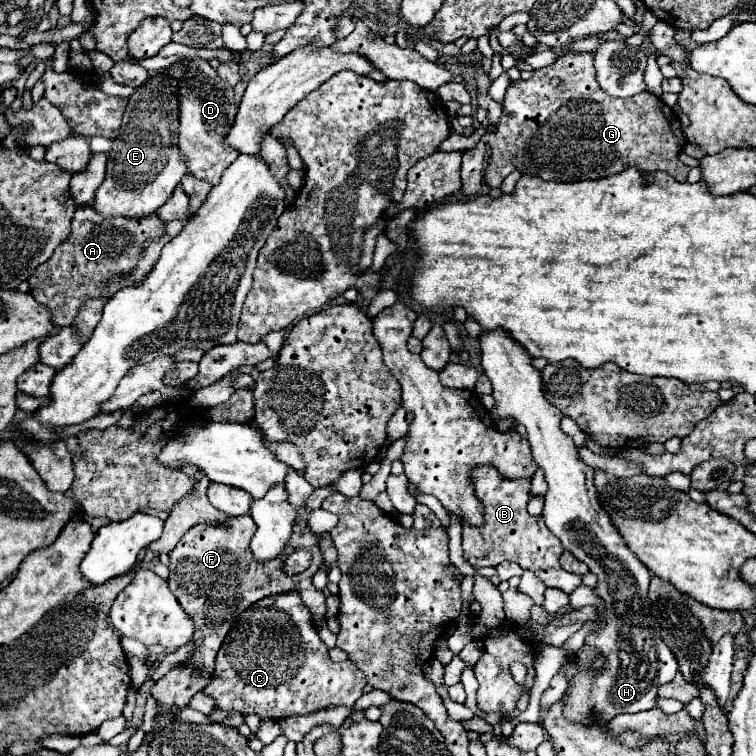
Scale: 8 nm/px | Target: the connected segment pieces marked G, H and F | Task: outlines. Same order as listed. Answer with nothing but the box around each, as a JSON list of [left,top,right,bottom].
[[483,53,689,187],[479,333,683,725],[169,515,325,673]]

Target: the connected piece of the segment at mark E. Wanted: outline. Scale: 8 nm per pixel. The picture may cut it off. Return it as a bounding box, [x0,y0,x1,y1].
[93,77,187,219]

